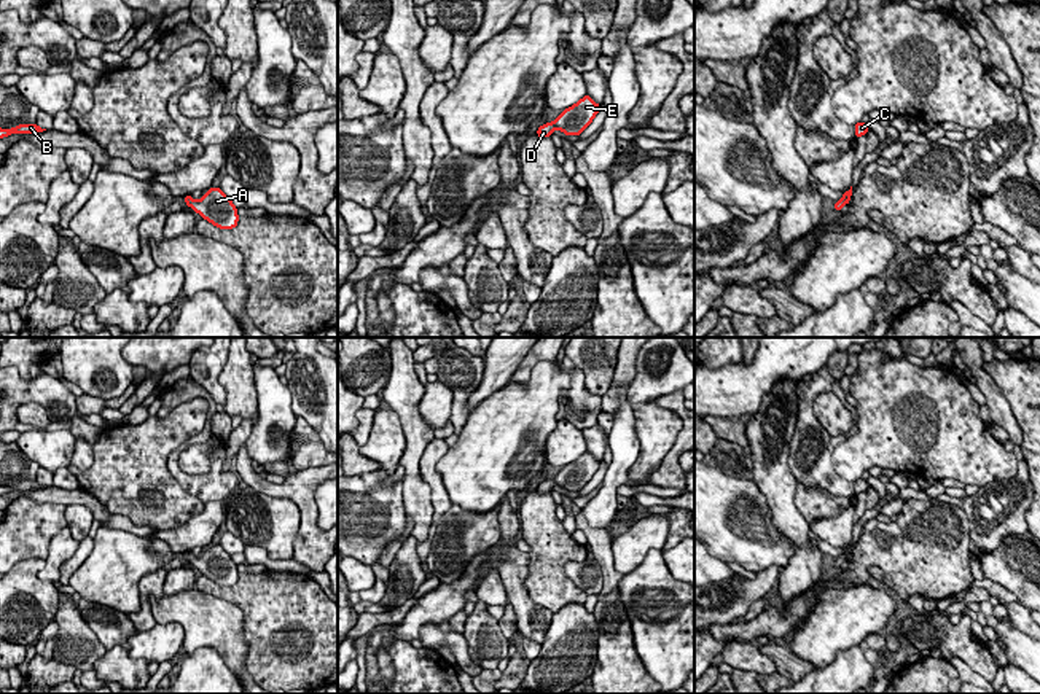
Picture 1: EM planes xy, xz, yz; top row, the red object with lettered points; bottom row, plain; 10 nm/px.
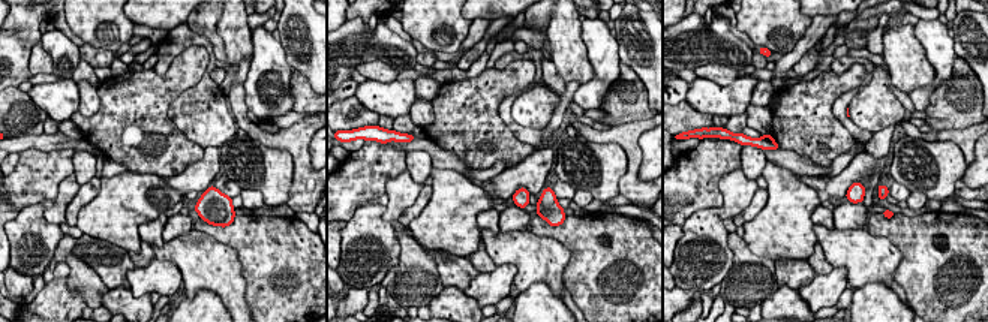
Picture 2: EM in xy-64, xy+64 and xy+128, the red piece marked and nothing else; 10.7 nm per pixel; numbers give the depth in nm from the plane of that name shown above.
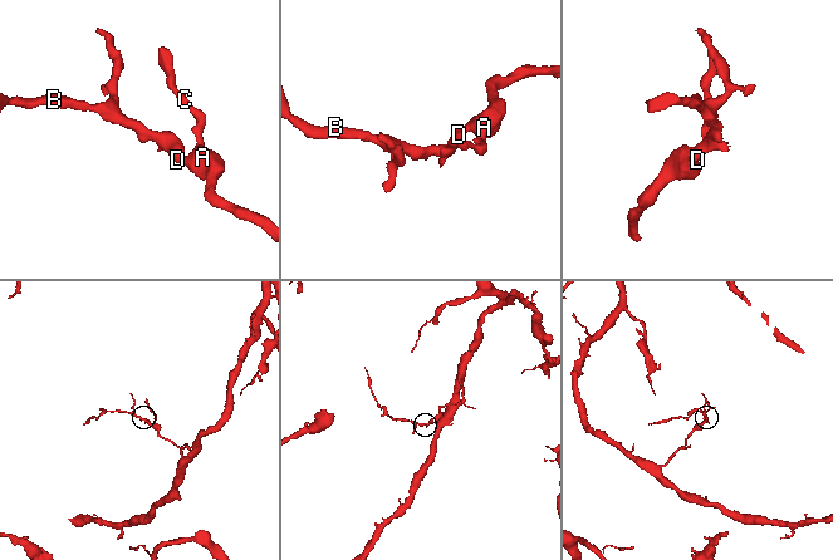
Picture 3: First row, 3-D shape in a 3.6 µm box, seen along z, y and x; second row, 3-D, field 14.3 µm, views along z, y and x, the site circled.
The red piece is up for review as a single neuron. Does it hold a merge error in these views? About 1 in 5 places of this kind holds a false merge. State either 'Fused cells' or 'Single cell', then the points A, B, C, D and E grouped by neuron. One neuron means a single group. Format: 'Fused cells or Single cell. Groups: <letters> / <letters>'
Single cell. Groups: A B C D E

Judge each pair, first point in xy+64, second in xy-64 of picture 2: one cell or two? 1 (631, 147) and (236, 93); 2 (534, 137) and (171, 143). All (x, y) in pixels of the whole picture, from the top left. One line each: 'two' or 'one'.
1: one
2: two

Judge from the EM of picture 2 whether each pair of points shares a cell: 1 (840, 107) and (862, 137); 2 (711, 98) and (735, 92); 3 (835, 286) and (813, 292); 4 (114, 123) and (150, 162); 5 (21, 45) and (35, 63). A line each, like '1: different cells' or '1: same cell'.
1: same cell
2: same cell
3: same cell
4: same cell
5: different cells

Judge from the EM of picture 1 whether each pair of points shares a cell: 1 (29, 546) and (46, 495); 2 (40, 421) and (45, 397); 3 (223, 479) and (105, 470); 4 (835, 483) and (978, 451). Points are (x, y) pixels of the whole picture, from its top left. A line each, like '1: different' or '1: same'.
1: different
2: different
3: different
4: different

